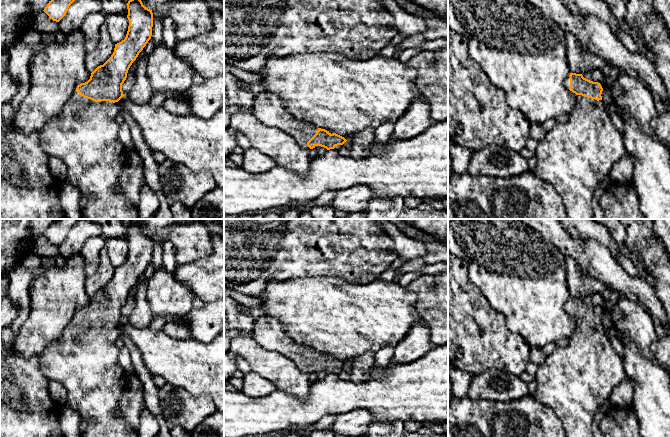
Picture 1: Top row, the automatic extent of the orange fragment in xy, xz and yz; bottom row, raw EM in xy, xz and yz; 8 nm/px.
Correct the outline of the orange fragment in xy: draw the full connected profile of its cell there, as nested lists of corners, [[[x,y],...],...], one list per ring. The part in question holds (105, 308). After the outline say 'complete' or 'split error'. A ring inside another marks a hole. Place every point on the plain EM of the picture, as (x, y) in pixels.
[[[141,219],[131,220],[133,222],[126,228],[129,250],[125,263],[115,268],[111,281],[91,297],[87,306],[77,310],[61,336],[48,344],[39,356],[40,368],[44,376],[49,381],[58,382],[66,389],[65,404],[77,411],[81,422],[86,425],[86,431],[81,437],[138,437],[138,432],[128,426],[119,412],[119,400],[124,393],[128,377],[119,364],[119,348],[115,342],[121,335],[119,324],[124,320],[122,308],[127,302],[128,294],[151,263],[153,237],[143,229],[139,223]]] | split error

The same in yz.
[[[570,297],[565,304],[565,310],[576,318],[577,327],[568,338],[567,346],[557,347],[538,365],[535,376],[537,390],[533,397],[554,411],[562,422],[567,437],[594,437],[592,432],[594,414],[608,399],[612,390],[625,379],[625,368],[622,358],[612,347],[604,331],[601,320],[603,312],[600,307],[586,303],[582,298]]] | split error

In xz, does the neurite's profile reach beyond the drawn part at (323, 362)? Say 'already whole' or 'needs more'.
needs more

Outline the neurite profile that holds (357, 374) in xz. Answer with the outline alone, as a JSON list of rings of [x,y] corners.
[[[366,352],[351,362],[349,365],[352,367],[350,373],[350,380],[354,382],[368,381],[370,378],[370,371],[374,366],[373,352]]]

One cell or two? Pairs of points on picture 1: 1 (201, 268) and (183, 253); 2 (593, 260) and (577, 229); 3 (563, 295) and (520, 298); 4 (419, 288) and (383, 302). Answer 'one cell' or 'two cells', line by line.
1: two cells
2: two cells
3: one cell
4: two cells

